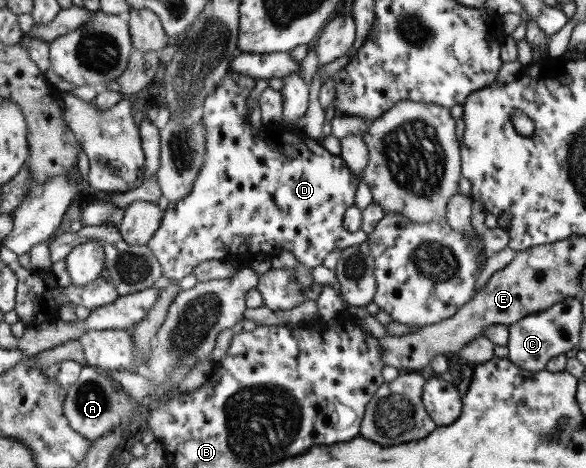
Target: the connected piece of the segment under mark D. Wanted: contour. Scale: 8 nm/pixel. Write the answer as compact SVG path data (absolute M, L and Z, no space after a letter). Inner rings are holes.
M229 70L226 77L221 81L219 86L205 99L205 105L203 109L203 124L207 131L207 154L205 157L204 165L201 172L198 174L198 179L195 182L192 192L183 200L171 203L165 210L165 216L160 229L155 233L155 237L151 239L148 247L154 252L154 255L159 259L159 262L163 265L163 272L165 277L169 277L174 280L181 280L194 273L196 265L204 263L204 261L210 261L210 259L225 259L231 262L242 263L242 267L249 265L253 257L260 257L265 255L268 258L278 257L282 251L291 251L295 256L296 261L303 263L308 267L320 267L324 263L324 259L334 251L334 249L343 250L344 248L358 245L366 242L369 239L369 235L360 231L352 233L344 227L344 220L346 210L349 207L356 206L356 194L359 191L359 185L362 178L359 178L359 174L352 173L348 164L343 160L342 155L333 155L324 149L316 138L312 138L312 151L308 147L308 135L304 133L304 139L296 139L296 151L288 151L288 157L282 157L278 151L280 151L280 143L278 143L278 149L270 147L268 141L260 141L262 139L262 133L258 133L258 130L254 128L254 125L250 123L248 118L248 97L252 95L252 89L256 87L256 78L241 74L240 72L233 72Z

